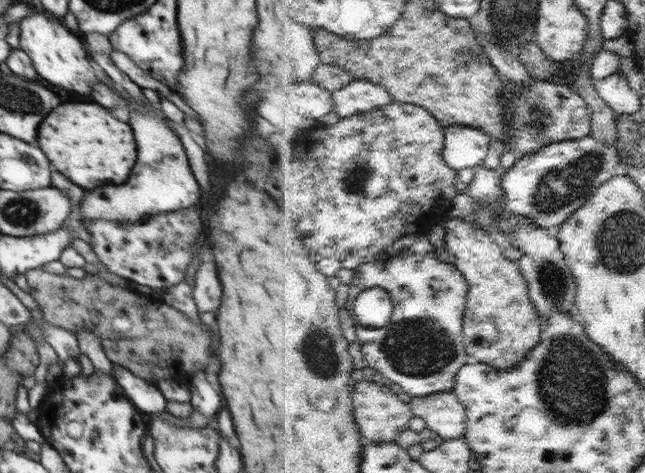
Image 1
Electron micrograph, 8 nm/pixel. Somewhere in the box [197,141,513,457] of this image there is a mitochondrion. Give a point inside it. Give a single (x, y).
(415, 348)

